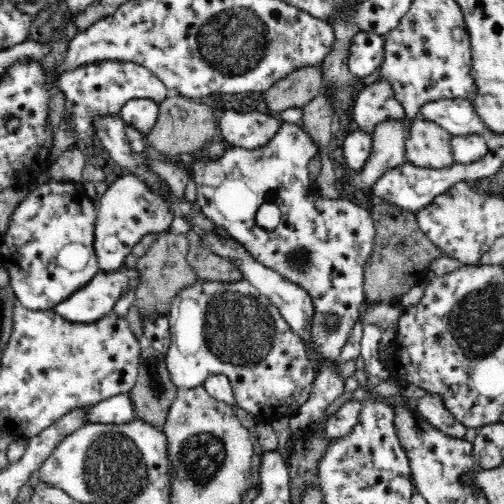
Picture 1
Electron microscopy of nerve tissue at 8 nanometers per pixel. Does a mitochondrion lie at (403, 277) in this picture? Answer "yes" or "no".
yes

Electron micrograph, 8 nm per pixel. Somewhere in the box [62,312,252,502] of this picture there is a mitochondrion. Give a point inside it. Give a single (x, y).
(202, 455)

